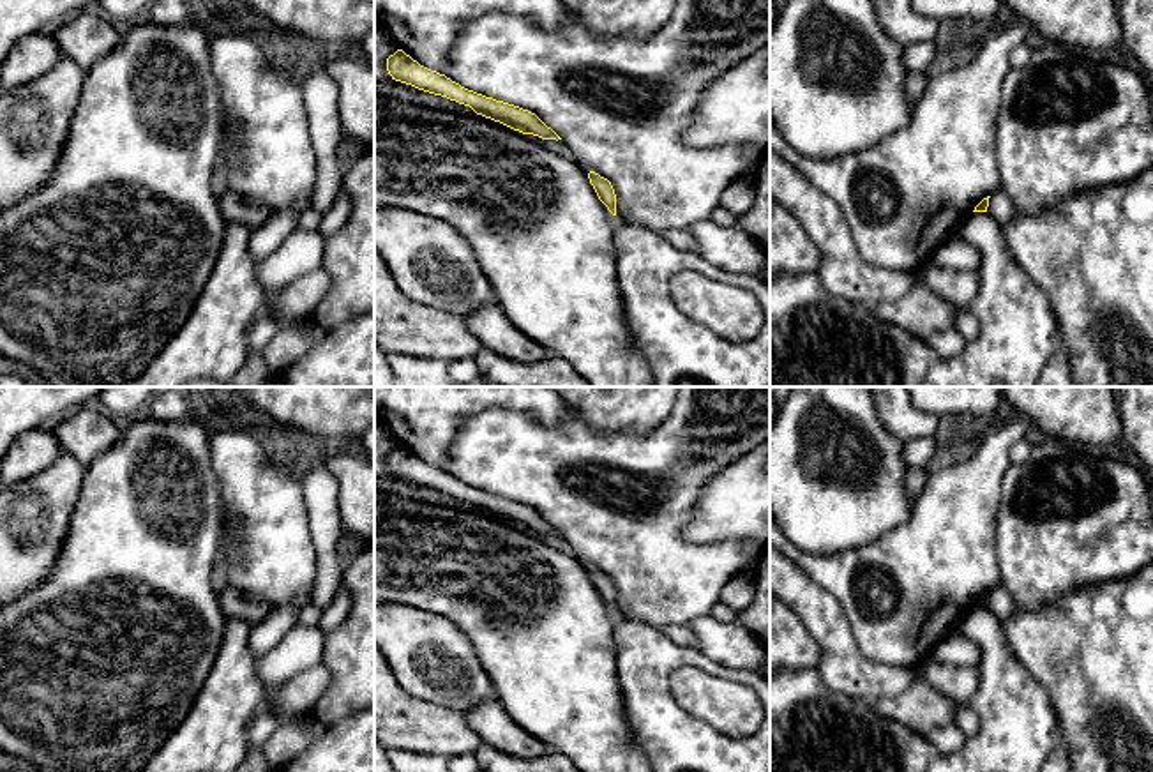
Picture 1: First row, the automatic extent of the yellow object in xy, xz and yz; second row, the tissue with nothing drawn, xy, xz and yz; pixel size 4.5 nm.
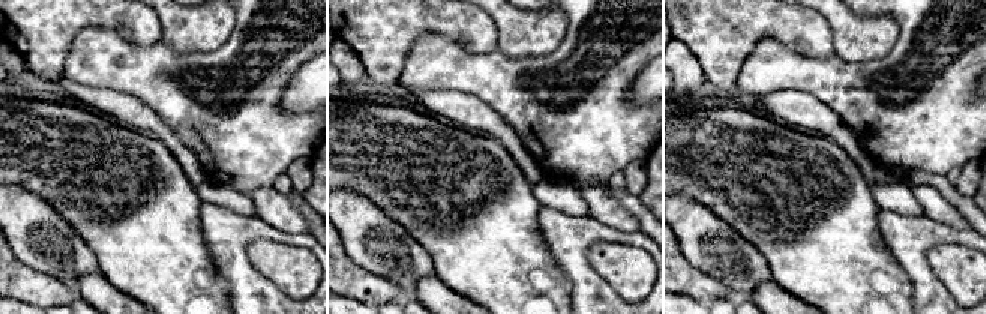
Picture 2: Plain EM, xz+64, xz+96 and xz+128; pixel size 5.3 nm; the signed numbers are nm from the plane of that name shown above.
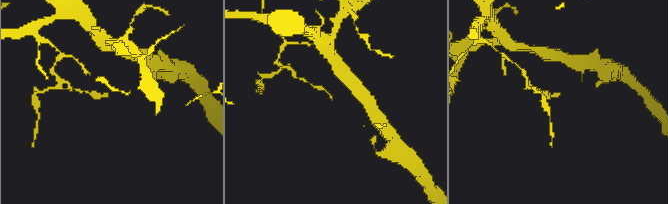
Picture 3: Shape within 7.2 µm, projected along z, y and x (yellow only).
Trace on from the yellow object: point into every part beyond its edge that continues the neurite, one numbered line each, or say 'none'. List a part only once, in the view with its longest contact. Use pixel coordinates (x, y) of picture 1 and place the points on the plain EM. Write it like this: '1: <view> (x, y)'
none

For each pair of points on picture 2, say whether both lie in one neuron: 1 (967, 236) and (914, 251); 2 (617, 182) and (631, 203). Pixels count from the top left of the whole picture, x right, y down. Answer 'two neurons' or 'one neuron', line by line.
1: one neuron
2: two neurons

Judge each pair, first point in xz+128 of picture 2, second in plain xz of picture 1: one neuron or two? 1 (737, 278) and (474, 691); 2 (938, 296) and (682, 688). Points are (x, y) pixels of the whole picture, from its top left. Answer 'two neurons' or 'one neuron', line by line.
1: one neuron
2: two neurons

